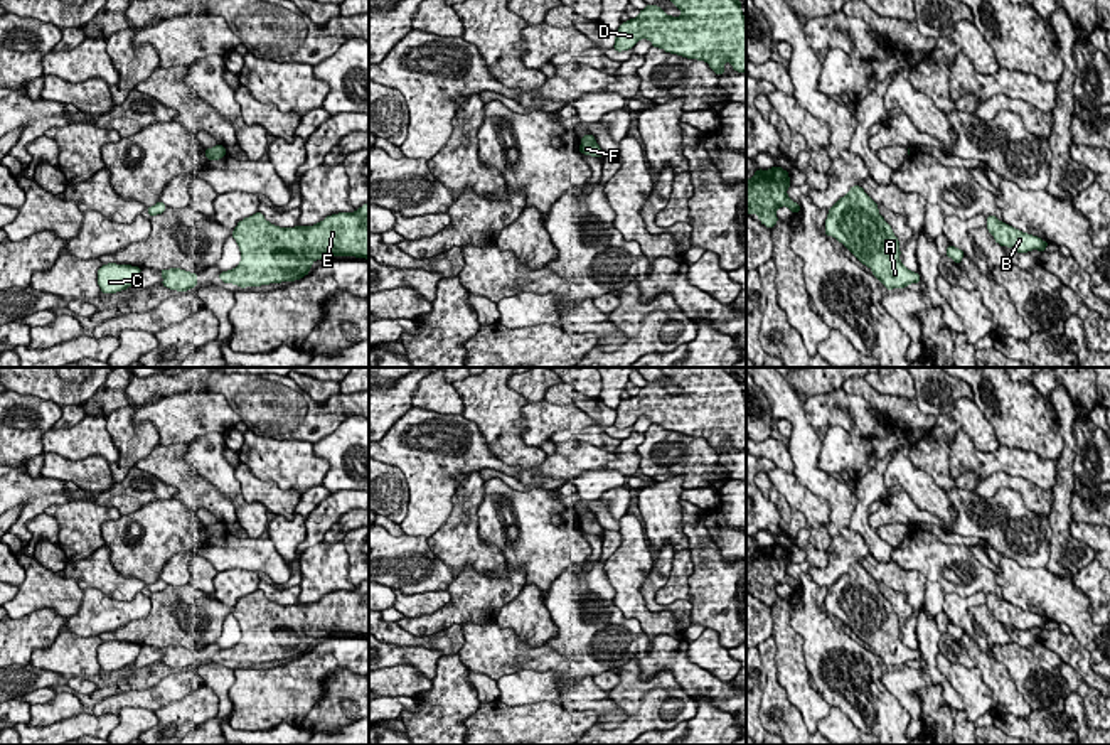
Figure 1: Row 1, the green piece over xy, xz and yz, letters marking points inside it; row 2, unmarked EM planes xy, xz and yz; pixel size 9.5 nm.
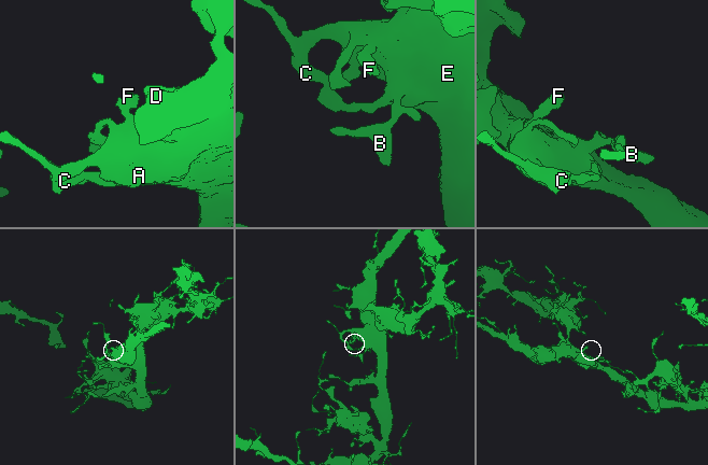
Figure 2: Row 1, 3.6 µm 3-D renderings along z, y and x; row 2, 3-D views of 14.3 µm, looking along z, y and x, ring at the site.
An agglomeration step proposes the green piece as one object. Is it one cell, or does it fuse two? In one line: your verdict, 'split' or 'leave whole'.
leave whole

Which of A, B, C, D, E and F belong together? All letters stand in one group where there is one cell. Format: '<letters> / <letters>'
A B C D E F

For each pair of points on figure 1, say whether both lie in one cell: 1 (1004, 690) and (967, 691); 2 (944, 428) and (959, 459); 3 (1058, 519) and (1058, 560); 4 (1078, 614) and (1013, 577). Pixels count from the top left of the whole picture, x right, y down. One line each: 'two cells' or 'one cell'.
1: two cells
2: two cells
3: one cell
4: one cell

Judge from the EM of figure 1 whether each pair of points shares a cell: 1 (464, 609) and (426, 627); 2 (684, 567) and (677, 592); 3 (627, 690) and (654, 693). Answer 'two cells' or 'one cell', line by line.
1: one cell
2: one cell
3: one cell

